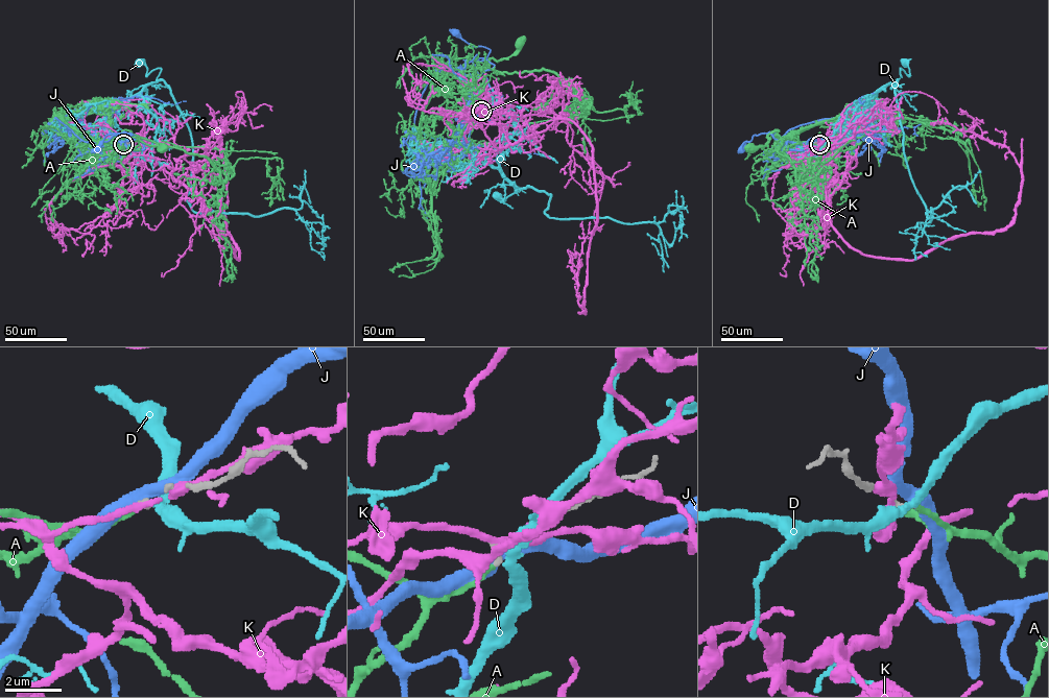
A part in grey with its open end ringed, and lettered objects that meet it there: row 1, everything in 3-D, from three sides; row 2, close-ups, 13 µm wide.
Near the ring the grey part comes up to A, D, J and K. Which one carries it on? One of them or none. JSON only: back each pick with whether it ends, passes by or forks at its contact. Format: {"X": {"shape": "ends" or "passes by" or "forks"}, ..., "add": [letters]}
{"A": {"shape": "ends"}, "add": ["A"]}

